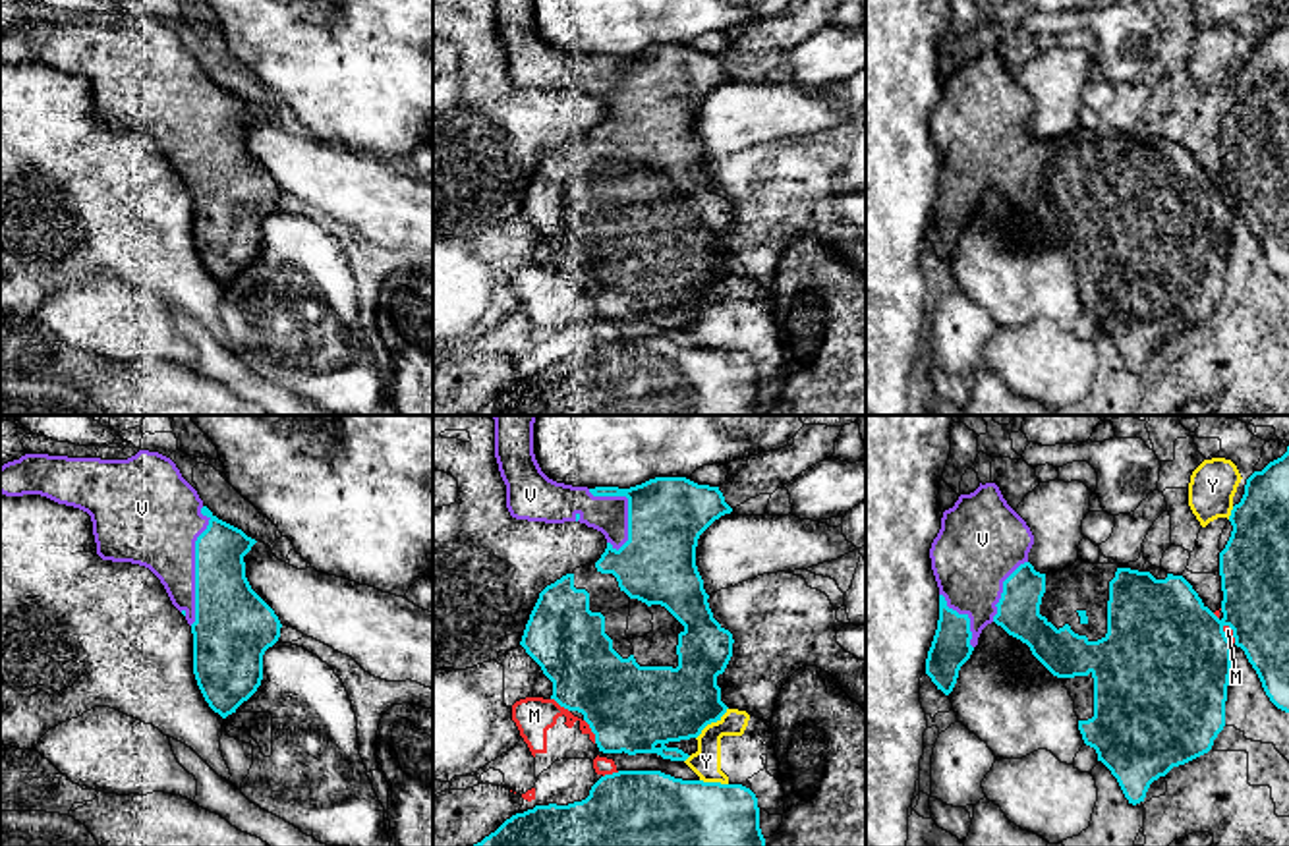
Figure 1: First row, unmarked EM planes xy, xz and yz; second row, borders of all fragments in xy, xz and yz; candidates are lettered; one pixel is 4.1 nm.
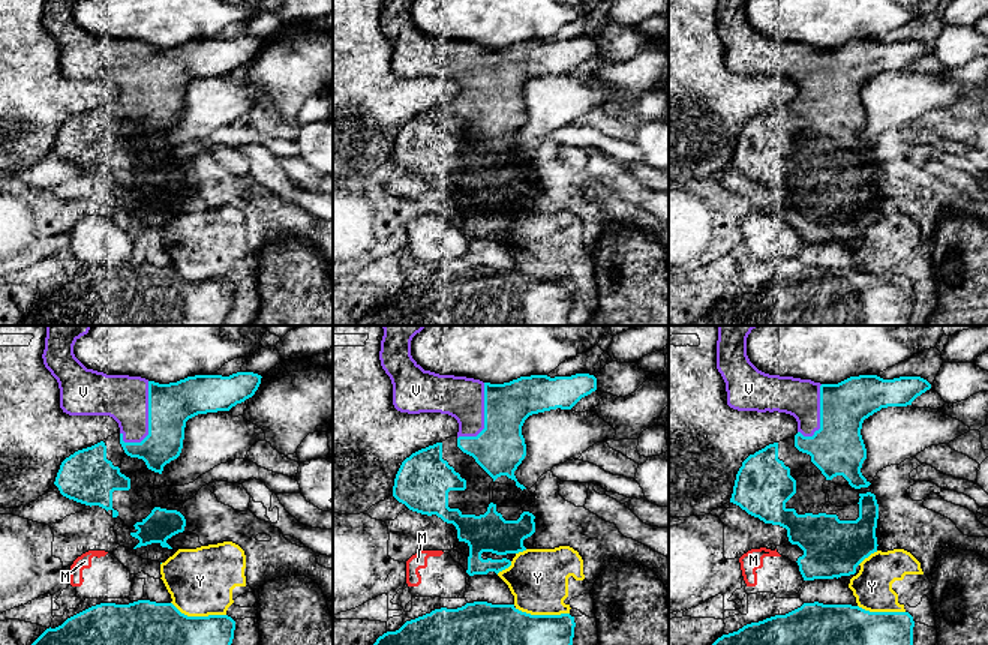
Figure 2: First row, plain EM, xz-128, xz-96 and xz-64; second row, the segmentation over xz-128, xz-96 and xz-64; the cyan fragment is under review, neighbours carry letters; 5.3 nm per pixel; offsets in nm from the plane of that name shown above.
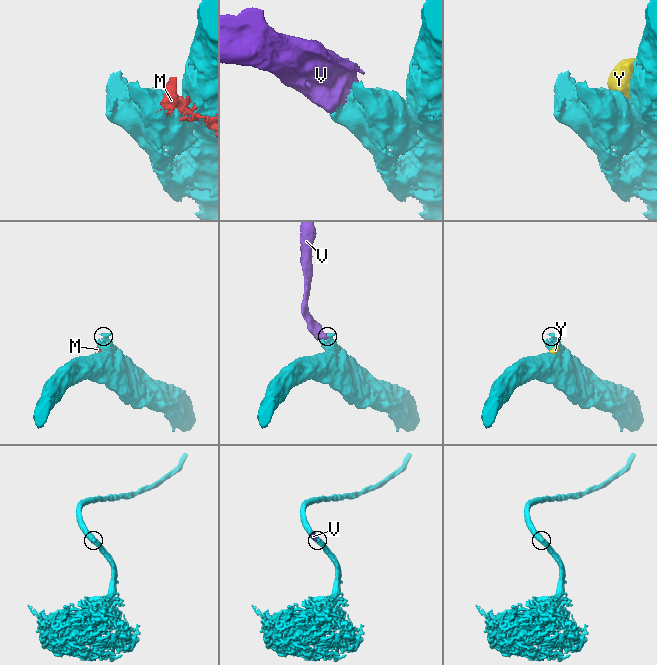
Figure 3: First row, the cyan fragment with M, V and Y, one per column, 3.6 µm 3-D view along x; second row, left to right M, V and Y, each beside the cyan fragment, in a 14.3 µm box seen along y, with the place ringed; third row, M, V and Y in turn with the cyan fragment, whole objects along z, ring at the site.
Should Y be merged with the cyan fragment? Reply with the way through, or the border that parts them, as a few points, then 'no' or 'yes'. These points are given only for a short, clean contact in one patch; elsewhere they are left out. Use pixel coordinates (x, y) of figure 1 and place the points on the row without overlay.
no

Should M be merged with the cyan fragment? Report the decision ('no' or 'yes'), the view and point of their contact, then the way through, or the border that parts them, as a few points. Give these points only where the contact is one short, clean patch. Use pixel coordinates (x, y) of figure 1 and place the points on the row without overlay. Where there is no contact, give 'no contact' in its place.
no | xz (592, 298)

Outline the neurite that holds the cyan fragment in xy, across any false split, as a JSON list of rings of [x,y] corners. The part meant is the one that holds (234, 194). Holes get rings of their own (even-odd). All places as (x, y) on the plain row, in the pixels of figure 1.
[[[149,17],[128,27],[25,21],[0,35],[0,60],[41,62],[87,79],[102,127],[139,131],[160,147],[191,193],[193,241],[215,280],[226,286],[257,259],[263,222],[278,209],[282,195],[245,145],[243,124],[257,108],[218,87],[170,25]]]

